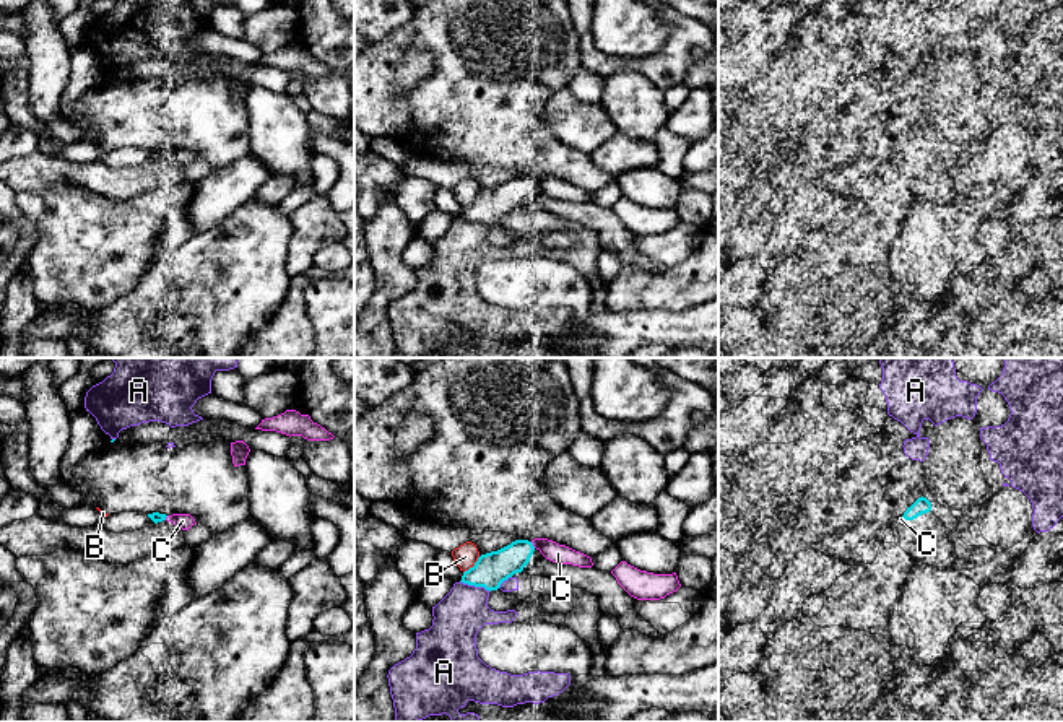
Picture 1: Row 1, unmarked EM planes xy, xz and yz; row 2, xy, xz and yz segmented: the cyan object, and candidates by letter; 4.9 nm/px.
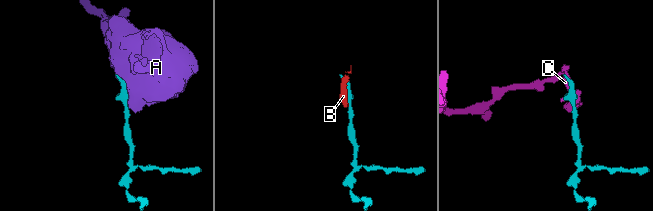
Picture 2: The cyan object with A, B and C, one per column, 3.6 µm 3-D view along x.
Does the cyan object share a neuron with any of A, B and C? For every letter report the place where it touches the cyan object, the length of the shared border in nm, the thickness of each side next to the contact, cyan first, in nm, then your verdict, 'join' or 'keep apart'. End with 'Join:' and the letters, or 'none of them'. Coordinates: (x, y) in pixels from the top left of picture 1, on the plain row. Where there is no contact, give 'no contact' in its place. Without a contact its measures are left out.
A: meets cyan in xz at (475, 221); contact 160 nm long; 170 nm thick on the cyan side, 240 nm on the other; keep apart
B: meets cyan in xz at (473, 202); contact 120 nm long; 170 nm thick on the cyan side, 120 nm on the other; keep apart
C: meets cyan in xz at (532, 181); contact 40 nm long; 170 nm thick on the cyan side, 100 nm on the other; keep apart
Join: none of them

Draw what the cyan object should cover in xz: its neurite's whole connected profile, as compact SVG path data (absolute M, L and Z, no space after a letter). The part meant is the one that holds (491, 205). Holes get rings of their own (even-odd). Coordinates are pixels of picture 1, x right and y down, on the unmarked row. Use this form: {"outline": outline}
{"outline": "M515 176L510 180L481 190L473 203L463 208L463 220L497 226L504 216L522 208L528 200L535 182L528 176Z"}

